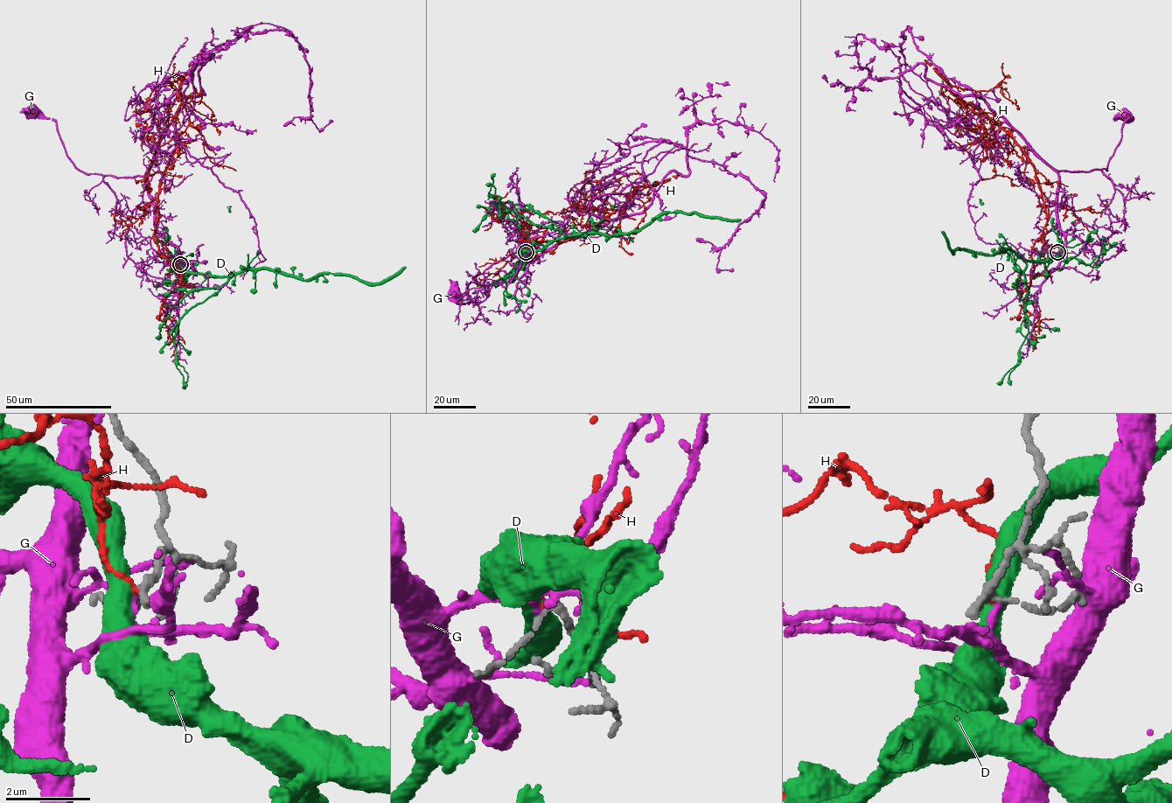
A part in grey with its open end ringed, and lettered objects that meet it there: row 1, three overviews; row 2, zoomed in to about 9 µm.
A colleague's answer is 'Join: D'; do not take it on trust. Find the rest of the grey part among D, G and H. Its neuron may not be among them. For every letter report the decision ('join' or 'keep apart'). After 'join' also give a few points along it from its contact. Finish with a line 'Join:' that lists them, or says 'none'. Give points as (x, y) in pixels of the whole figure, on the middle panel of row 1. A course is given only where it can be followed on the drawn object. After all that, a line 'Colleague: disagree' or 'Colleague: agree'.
D: keep apart
G: keep apart
H: keep apart
Join: none
Colleague: disagree

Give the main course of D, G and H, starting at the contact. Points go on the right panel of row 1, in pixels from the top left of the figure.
D: (1059, 251), (1056, 256), (1043, 261), (1022, 258), (1008, 247), (992, 254), (959, 247), (952, 252), (940, 231)
G: (1059, 251), (1064, 242), (1057, 222), (1058, 171), (1107, 171), (1122, 123), (1133, 118), (1126, 116)
H: (1059, 250), (1051, 244), (1042, 247), (1046, 216), (1035, 166), (1010, 135), (952, 87), (999, 86), (1018, 108)

